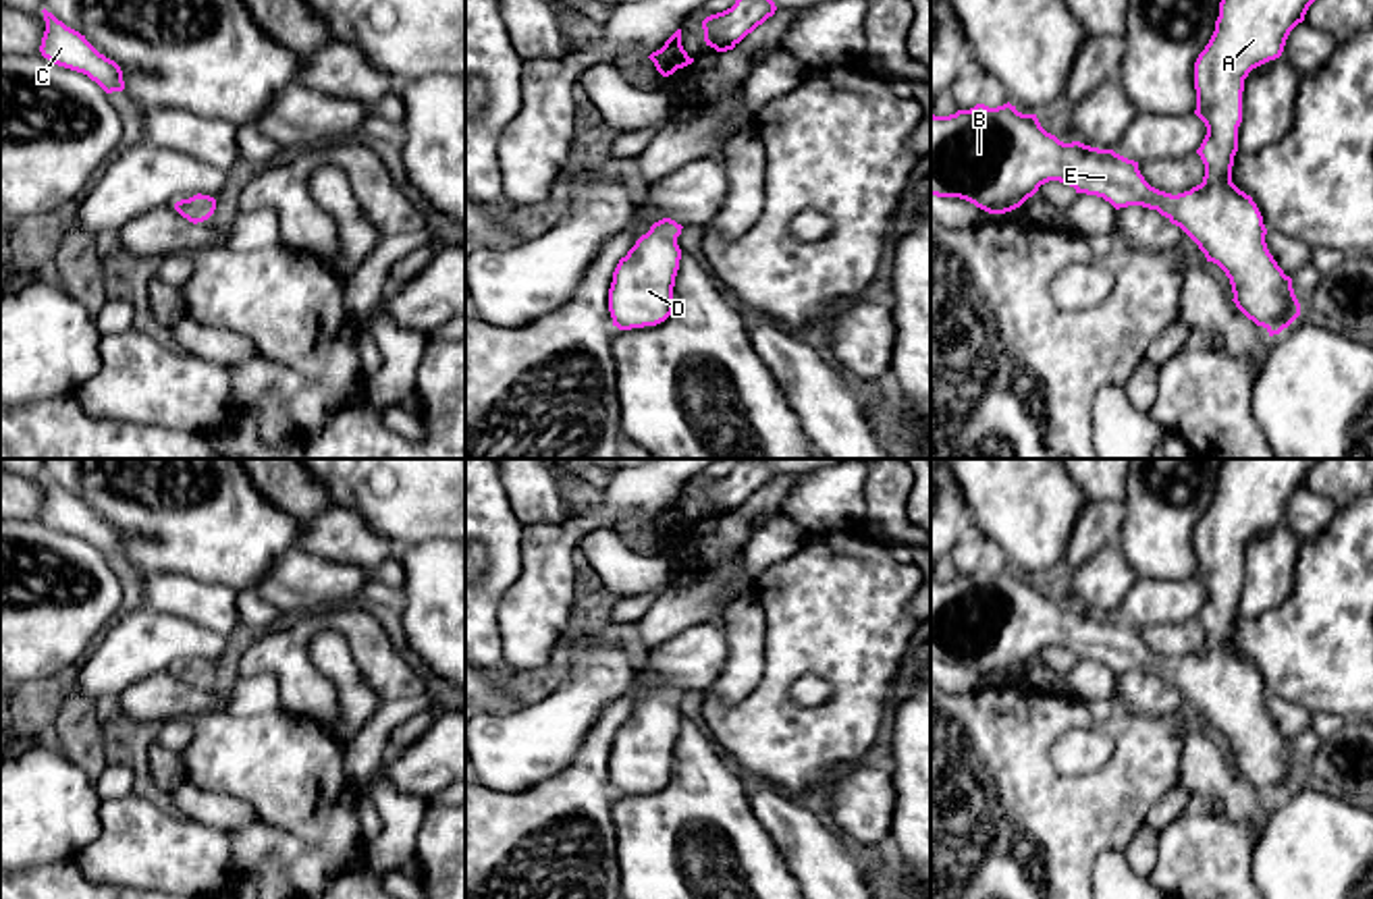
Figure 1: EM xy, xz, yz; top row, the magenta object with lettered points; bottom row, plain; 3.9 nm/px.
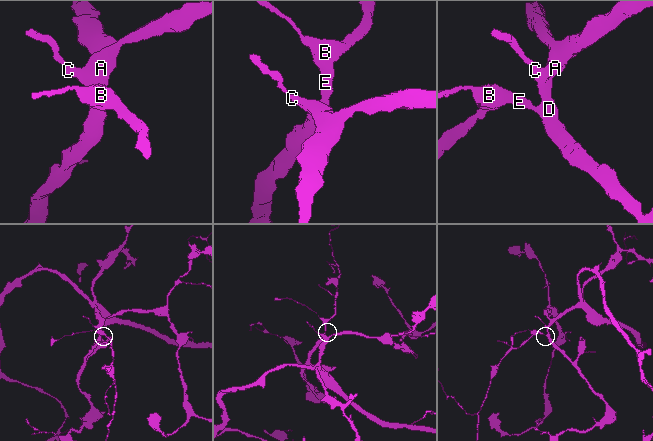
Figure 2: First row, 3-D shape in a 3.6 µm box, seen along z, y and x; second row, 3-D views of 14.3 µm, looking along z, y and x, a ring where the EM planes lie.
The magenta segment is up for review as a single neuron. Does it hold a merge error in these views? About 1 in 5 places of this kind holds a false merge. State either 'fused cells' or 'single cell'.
single cell

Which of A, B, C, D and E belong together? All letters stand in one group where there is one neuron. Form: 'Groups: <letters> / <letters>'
Groups: A B C D E

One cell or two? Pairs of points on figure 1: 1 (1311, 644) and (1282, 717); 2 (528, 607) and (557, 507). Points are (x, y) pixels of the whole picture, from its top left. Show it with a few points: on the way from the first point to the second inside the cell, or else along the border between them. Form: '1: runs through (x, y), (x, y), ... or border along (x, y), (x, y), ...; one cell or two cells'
1: border along (1268, 694), (1297, 702), (1311, 715); two cells
2: border along (576, 513), (559, 522), (526, 522), (522, 526); two cells

